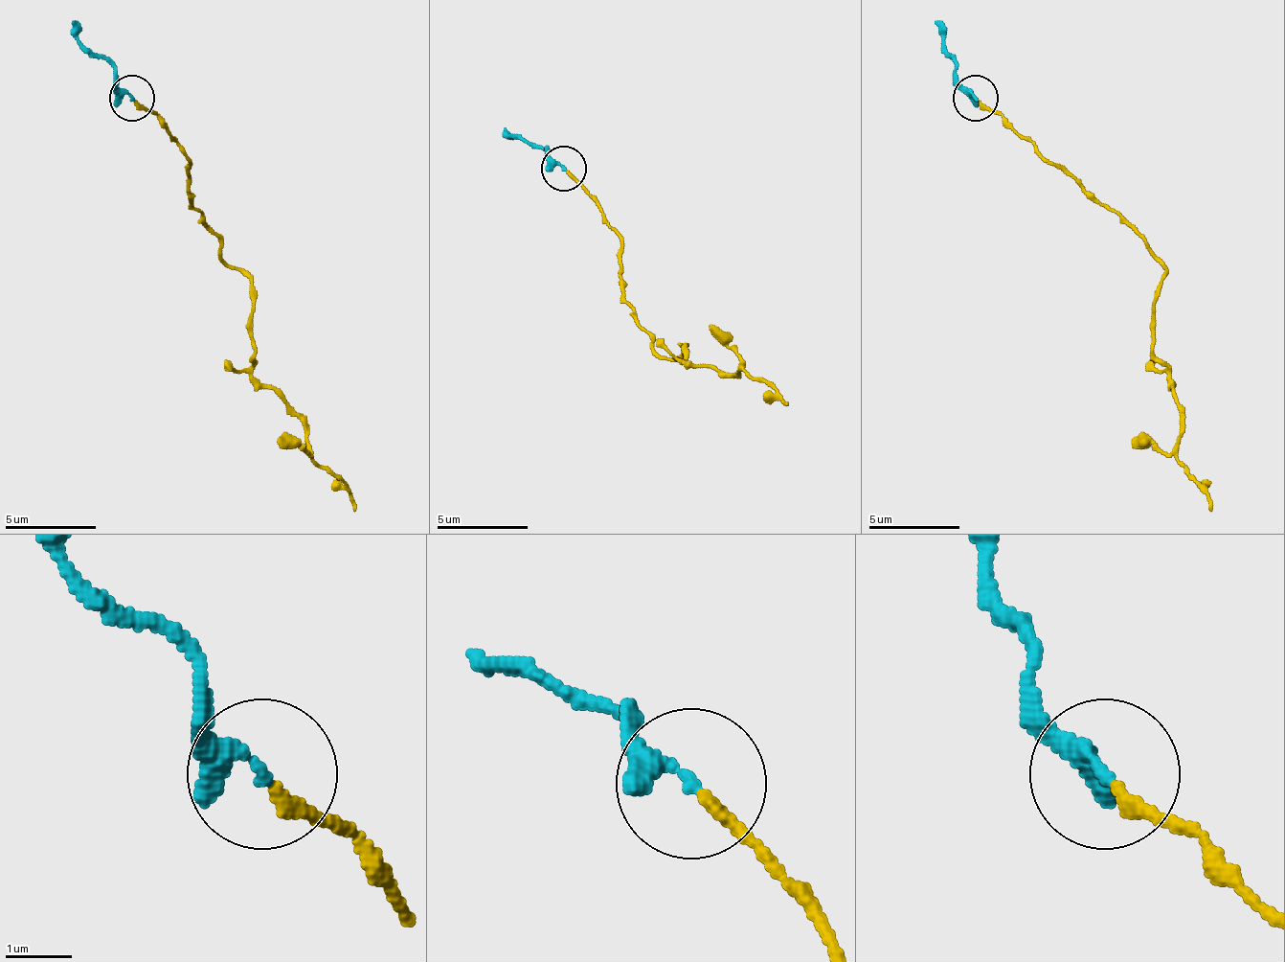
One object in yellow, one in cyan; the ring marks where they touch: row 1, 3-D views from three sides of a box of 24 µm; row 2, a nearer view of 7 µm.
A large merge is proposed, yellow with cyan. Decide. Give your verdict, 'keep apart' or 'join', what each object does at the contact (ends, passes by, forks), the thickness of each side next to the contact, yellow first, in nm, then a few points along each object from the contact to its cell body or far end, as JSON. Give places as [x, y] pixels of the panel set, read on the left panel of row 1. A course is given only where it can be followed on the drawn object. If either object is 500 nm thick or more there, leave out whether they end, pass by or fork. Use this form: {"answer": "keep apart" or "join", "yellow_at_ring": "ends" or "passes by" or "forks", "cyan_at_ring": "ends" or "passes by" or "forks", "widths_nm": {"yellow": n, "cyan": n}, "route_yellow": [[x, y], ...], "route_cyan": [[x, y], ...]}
{"answer": "join", "yellow_at_ring": "ends", "cyan_at_ring": "passes by", "widths_nm": {"yellow": 200, "cyan": 190}, "route_yellow": [[135, 99], [190, 158], [190, 203], [253, 304], [253, 376], [340, 481], [353, 513]], "route_cyan": [[130, 99], [72, 22]]}

